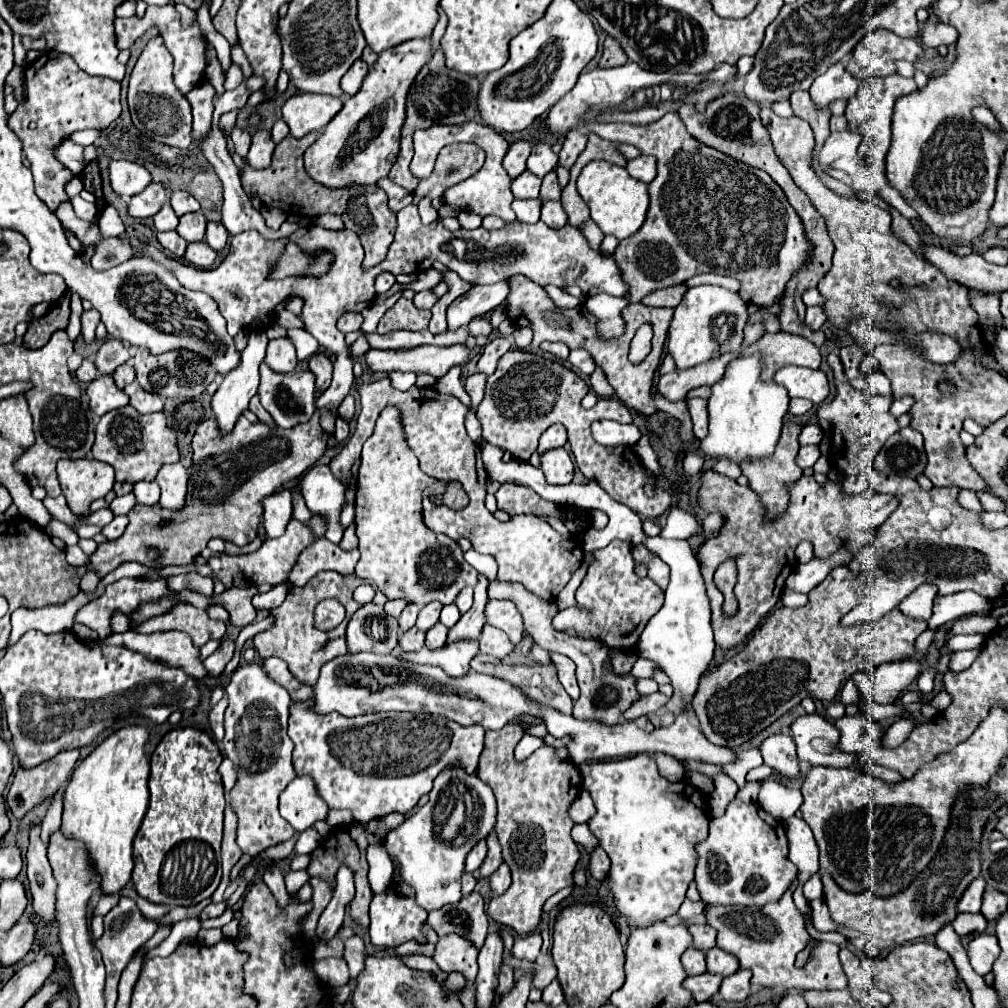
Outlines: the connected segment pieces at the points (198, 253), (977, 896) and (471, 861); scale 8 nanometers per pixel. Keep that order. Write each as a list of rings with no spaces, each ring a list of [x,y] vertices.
[[[205,241],[189,243],[189,245],[187,245],[187,251],[185,251],[185,255],[183,255],[183,259],[185,259],[189,265],[197,267],[197,269],[207,269],[207,267],[215,261],[215,257],[217,257],[217,253],[215,253]]]
[[[977,877],[971,885],[963,891],[961,899],[957,901],[957,913],[977,913],[981,909],[981,897],[985,891],[985,879]]]
[[[479,841],[479,843],[471,849],[471,853],[467,855],[465,871],[467,871],[467,873],[477,871],[477,869],[481,867],[481,863],[485,861],[485,855],[487,855],[487,845],[485,845],[485,841]]]

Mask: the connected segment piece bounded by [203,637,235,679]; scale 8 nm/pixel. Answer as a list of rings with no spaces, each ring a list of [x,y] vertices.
[[[225,637],[225,639],[221,641],[219,649],[217,649],[211,657],[207,657],[207,659],[203,661],[203,667],[207,669],[207,677],[209,677],[209,679],[211,679],[211,677],[219,677],[219,675],[223,673],[225,665],[227,665],[227,663],[231,661],[231,657],[233,657],[233,651],[235,651],[235,643]]]

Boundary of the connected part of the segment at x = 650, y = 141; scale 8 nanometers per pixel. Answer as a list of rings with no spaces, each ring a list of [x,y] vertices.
[[[667,113],[655,123],[635,127],[629,123],[593,123],[587,127],[591,133],[611,143],[629,143],[643,155],[657,157],[657,177],[649,183],[649,209],[647,219],[637,233],[623,239],[611,255],[619,267],[621,279],[627,285],[625,299],[639,303],[645,295],[685,283],[693,275],[717,273],[735,277],[741,283],[739,295],[745,303],[769,307],[781,299],[787,281],[799,273],[809,261],[813,245],[803,229],[803,221],[789,205],[785,193],[761,169],[751,169],[717,149],[711,149],[691,137],[677,113]]]

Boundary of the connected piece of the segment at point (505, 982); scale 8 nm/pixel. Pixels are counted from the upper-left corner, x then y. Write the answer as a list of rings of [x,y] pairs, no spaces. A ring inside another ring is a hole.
[[[501,965],[501,973],[499,973],[499,987],[497,987],[497,995],[505,995],[513,989],[515,979],[513,979],[513,969],[507,965]]]

